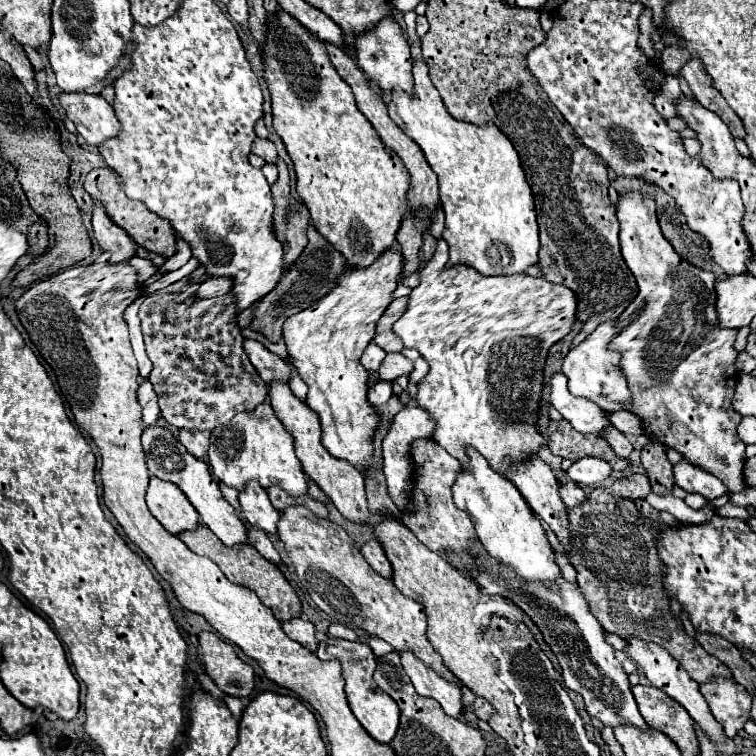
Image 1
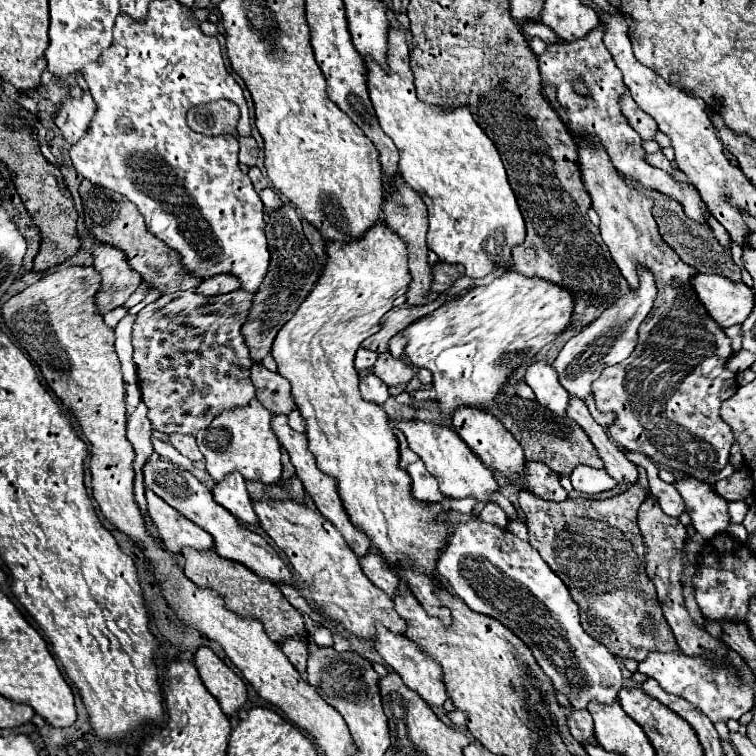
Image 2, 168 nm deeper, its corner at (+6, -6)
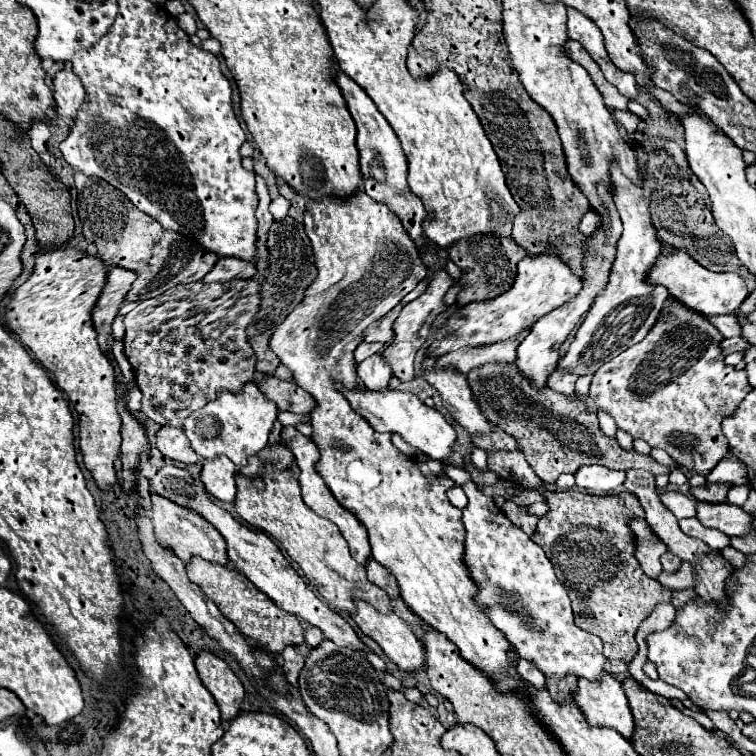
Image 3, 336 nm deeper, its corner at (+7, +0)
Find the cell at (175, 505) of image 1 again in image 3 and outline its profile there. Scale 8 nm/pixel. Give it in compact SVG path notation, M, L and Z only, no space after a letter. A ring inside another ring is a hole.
M153 494L151 496L151 522L155 528L155 538L159 542L163 542L165 548L169 548L177 558L181 558L185 564L193 558L193 556L201 556L207 562L213 564L229 564L229 556L227 556L227 546L225 546L225 538L219 534L217 528L213 528L205 518L201 518L201 514L197 514L195 510L177 506L175 502Z

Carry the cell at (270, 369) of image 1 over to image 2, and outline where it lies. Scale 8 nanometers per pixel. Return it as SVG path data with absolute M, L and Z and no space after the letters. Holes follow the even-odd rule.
M252 364L250 372L252 384L256 386L256 398L264 408L272 414L288 414L296 408L290 394L290 382L282 374L270 372L264 364Z

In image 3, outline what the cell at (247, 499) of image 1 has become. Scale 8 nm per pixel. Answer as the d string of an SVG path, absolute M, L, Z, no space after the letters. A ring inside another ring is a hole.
M217 456L213 460L203 462L201 482L205 484L205 490L211 492L221 502L233 502L237 494L235 472L237 472L237 466L229 462L229 458Z

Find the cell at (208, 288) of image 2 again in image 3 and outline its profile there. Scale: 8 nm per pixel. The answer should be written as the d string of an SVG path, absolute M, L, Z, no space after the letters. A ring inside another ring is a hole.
M219 258L215 268L203 278L203 282L229 282L229 280L247 280L253 278L257 268L253 262L241 262L241 258Z

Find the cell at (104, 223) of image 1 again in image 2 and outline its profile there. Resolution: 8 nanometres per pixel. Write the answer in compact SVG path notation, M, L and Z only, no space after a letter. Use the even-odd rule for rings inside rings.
M98 244L98 248L94 248L94 268L102 276L102 288L96 294L102 314L124 304L142 284L142 276L130 268L126 256L112 244Z

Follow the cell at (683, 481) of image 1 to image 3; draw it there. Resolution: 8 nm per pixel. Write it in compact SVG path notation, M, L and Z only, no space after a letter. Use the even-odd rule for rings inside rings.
M697 504L697 520L727 536L747 536L753 530L753 516L735 504Z

